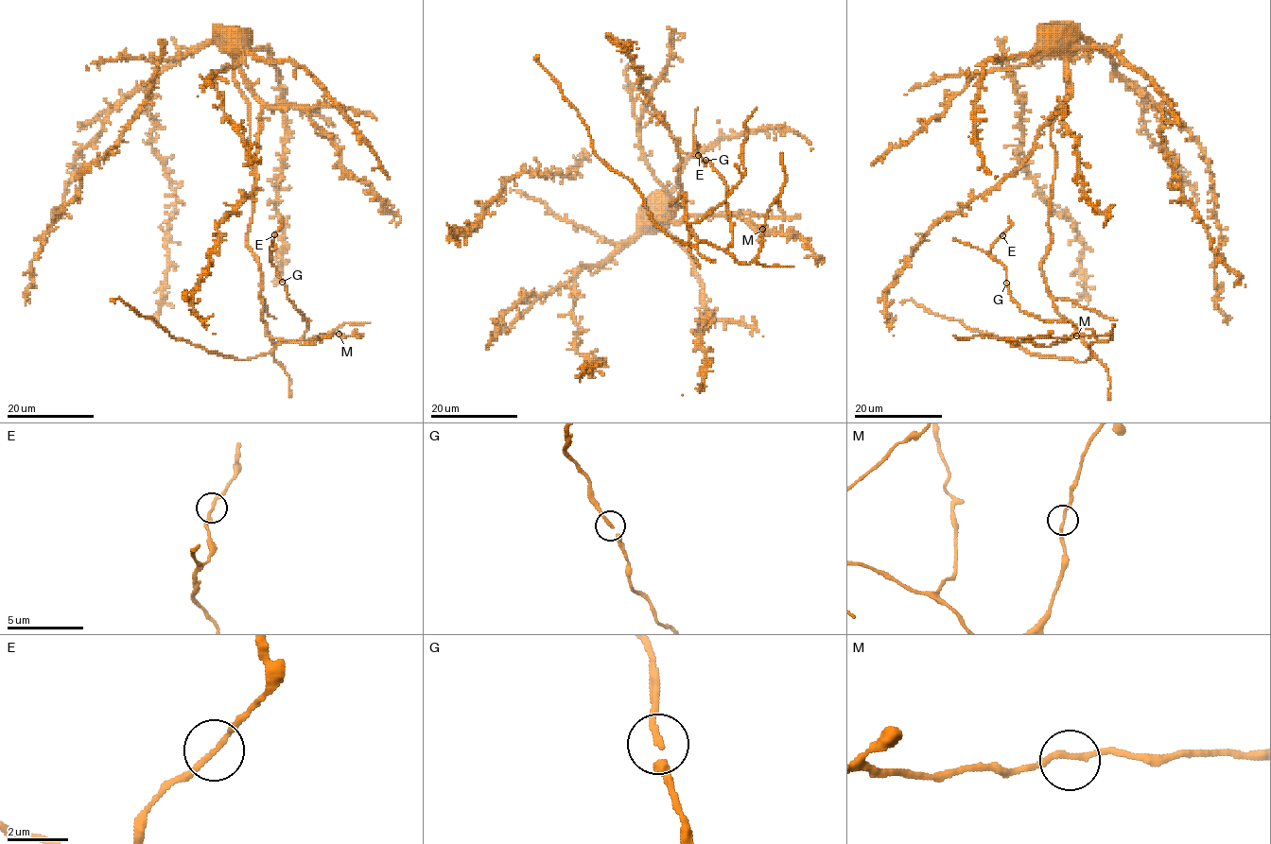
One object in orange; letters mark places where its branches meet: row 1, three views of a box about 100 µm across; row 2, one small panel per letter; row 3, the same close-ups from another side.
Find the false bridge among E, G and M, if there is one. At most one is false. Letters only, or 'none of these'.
none of these

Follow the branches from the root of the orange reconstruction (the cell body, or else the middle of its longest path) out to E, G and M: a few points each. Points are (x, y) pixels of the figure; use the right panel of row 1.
E: (1049, 46), (1067, 97), (1041, 270), (1054, 308), (1096, 342), (1020, 309), (989, 251), (1002, 235)
G: (1049, 46), (1067, 97), (1041, 270), (1054, 308), (1097, 341), (1022, 312), (1007, 283)
M: (1049, 46), (1066, 61), (1067, 97), (1051, 131), (1041, 270), (1088, 345), (1112, 337), (1076, 335)

